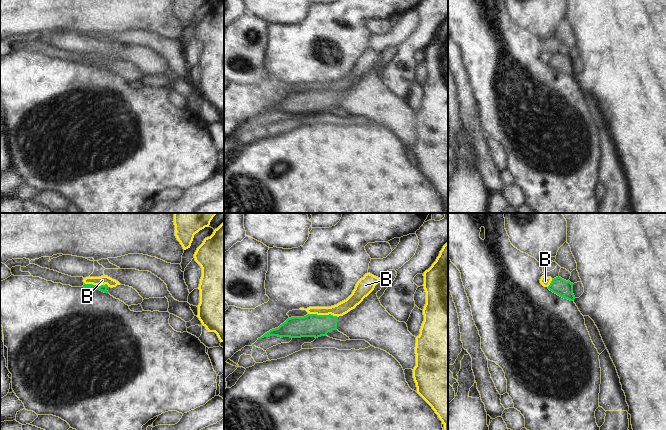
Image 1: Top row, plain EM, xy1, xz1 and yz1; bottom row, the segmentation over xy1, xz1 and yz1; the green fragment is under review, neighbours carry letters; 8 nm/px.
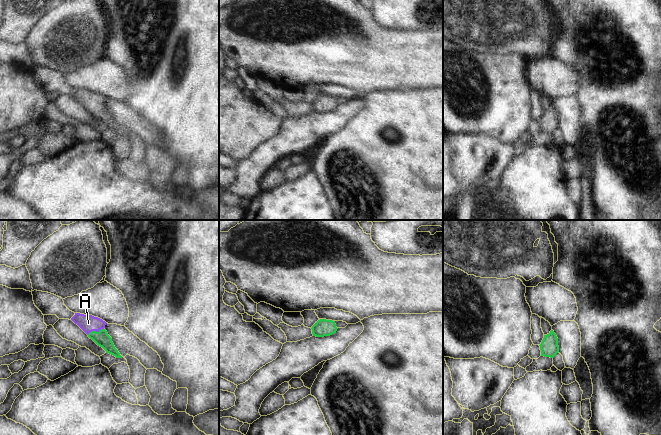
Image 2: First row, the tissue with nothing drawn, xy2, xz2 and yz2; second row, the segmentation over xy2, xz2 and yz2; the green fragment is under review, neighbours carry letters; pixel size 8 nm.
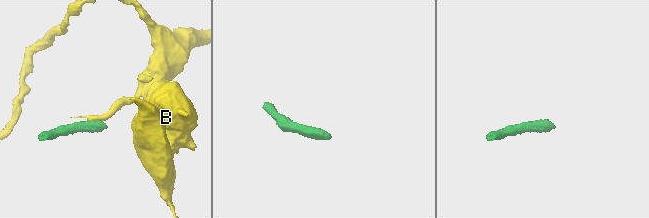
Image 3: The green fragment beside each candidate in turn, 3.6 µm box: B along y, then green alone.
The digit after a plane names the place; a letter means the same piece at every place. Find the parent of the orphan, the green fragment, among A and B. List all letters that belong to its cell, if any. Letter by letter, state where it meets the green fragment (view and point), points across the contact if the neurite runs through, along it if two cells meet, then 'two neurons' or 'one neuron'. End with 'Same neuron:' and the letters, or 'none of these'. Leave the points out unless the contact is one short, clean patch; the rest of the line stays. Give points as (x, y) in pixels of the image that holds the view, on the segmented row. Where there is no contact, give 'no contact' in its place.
A: xy2 (95, 331) | across xy2 (101, 338), (95, 331), (88, 323) | one neuron
B: xz1 (323, 315) | along xz1 (308, 313), (332, 314), (337, 317) | two neurons
Same neuron: A

